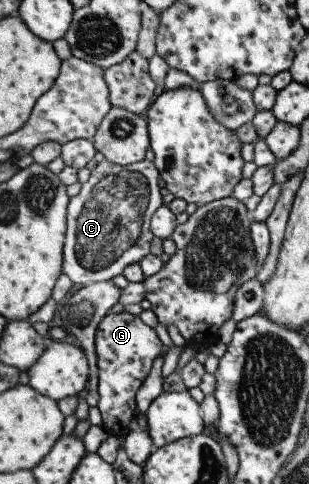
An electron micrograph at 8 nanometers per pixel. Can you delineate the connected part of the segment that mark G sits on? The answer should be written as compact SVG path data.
M121 311L106 314L99 321L94 334L94 351L100 426L107 435L123 438L128 433L131 419L137 414L135 393L146 379L153 359L163 353L163 343L154 329L145 325L138 316Z

